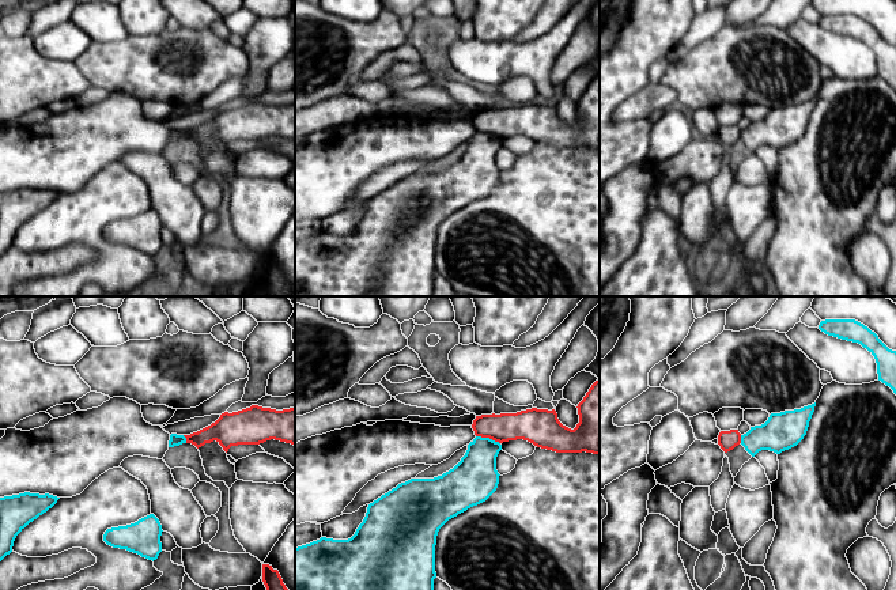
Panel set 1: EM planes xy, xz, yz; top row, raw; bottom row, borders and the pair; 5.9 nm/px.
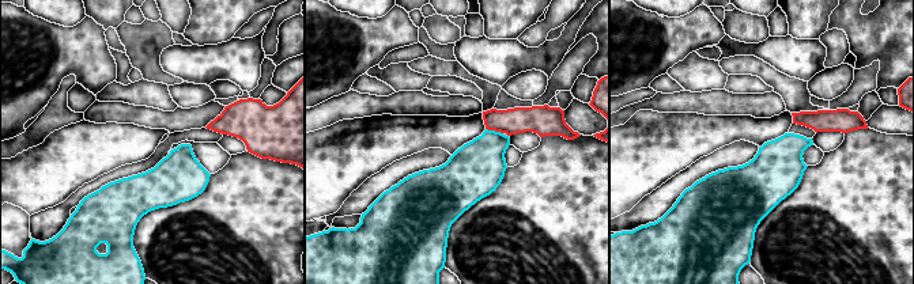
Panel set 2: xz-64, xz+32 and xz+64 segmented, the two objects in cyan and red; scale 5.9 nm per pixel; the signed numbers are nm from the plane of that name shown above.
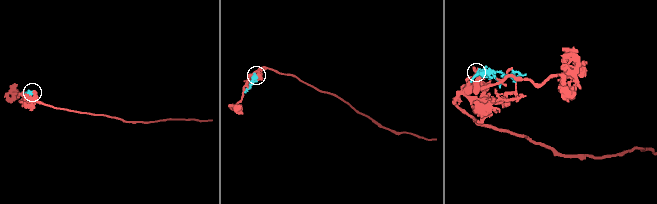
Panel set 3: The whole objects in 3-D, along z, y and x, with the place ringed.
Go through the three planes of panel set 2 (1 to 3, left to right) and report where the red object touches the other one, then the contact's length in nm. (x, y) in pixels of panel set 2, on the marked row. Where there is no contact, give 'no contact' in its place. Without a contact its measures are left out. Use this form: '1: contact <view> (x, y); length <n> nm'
1: no contact
2: contact xz+32 (494, 131); length 110 nm
3: no contact

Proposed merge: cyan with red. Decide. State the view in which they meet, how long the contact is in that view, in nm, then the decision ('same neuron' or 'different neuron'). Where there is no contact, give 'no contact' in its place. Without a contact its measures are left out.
contact in xz; length 150 nm; same neuron

